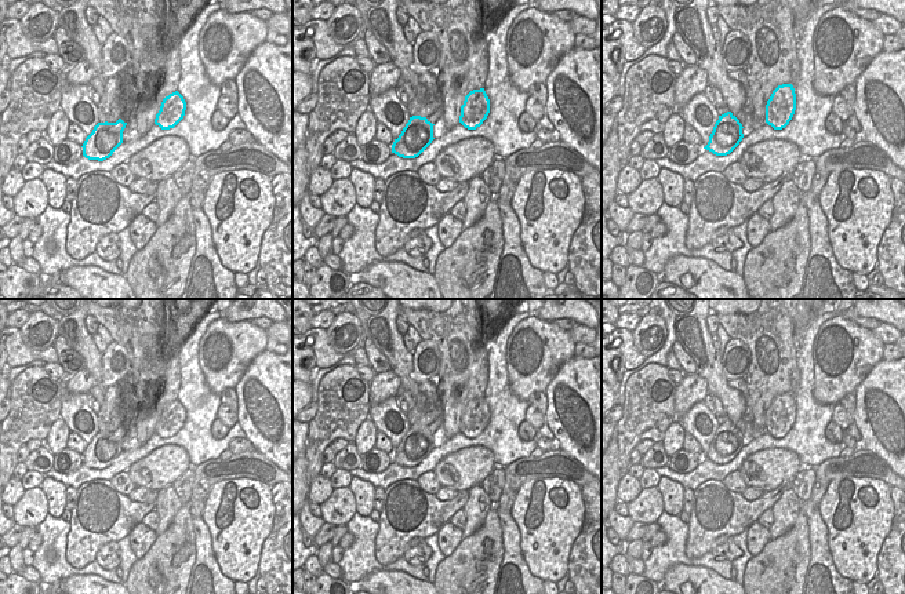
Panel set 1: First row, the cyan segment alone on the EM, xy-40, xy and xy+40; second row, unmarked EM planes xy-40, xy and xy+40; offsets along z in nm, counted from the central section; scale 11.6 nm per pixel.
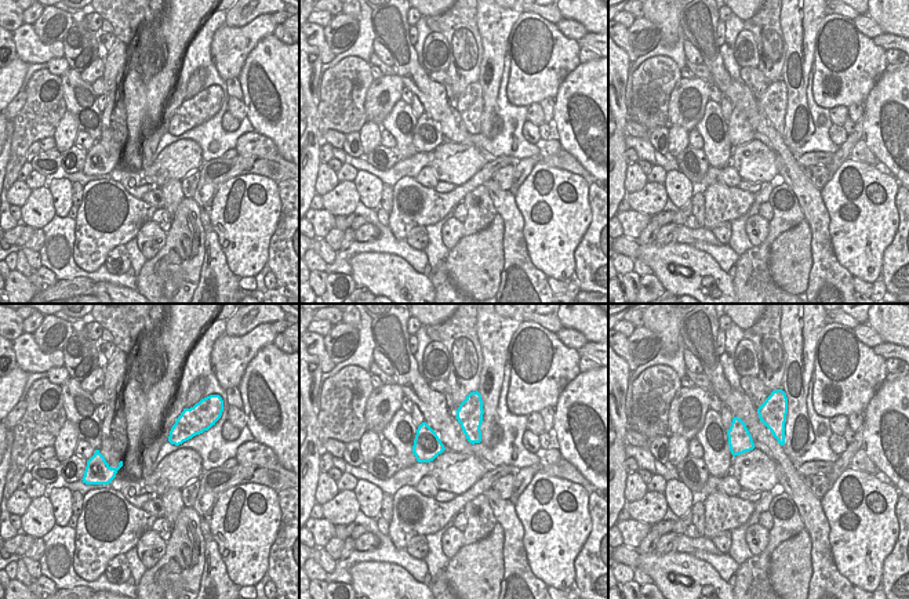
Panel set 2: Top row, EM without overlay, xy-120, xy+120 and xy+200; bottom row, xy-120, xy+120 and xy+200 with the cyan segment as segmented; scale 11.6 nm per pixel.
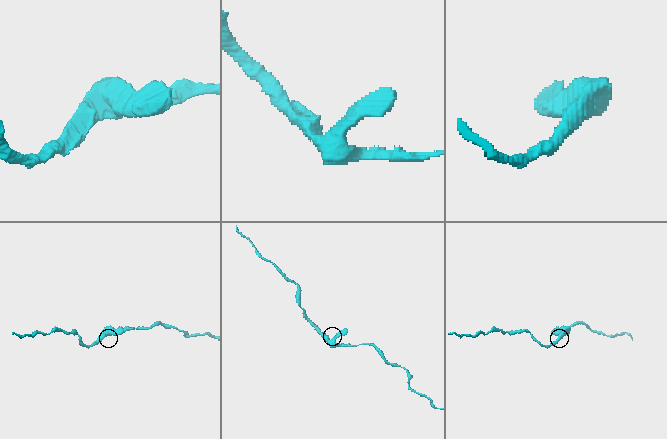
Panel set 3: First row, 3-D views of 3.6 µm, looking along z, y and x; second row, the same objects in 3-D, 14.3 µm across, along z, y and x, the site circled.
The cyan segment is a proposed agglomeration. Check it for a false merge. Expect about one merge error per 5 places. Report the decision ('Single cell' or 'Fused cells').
Single cell

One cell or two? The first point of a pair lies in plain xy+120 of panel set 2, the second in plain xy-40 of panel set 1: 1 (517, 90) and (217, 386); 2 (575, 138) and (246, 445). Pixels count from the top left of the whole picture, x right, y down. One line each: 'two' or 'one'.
1: one
2: two

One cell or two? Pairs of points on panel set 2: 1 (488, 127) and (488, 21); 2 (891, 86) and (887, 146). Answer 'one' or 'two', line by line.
1: one
2: one

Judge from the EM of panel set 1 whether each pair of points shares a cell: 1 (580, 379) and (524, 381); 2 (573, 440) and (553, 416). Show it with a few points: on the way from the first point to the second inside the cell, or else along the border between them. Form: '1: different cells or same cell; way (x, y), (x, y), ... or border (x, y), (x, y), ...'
1: different cells; border (574, 356), (560, 367), (544, 392)
2: same cell; way (570, 434), (559, 422)

